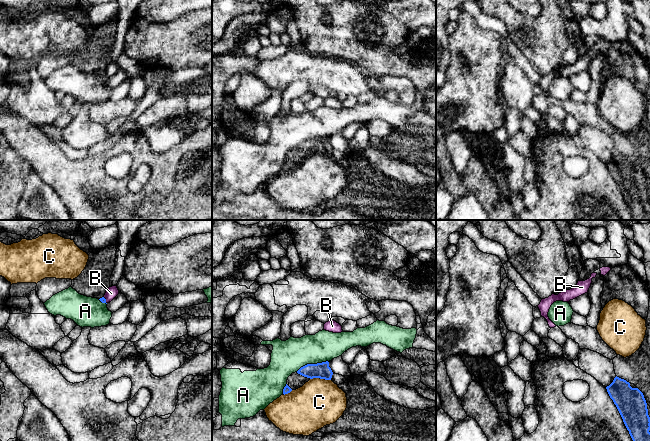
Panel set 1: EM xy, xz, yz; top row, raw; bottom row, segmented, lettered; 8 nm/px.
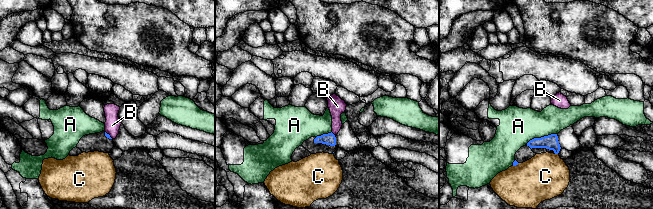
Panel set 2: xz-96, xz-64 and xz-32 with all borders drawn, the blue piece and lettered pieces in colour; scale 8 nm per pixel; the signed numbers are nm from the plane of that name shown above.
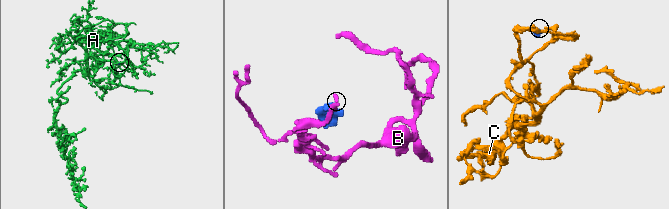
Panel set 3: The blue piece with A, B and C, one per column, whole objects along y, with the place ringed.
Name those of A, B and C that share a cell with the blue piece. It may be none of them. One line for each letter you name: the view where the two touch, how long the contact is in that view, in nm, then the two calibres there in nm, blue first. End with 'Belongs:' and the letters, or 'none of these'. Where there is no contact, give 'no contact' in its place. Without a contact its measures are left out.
Belongs: none of these

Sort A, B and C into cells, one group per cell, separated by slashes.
A / B / C

